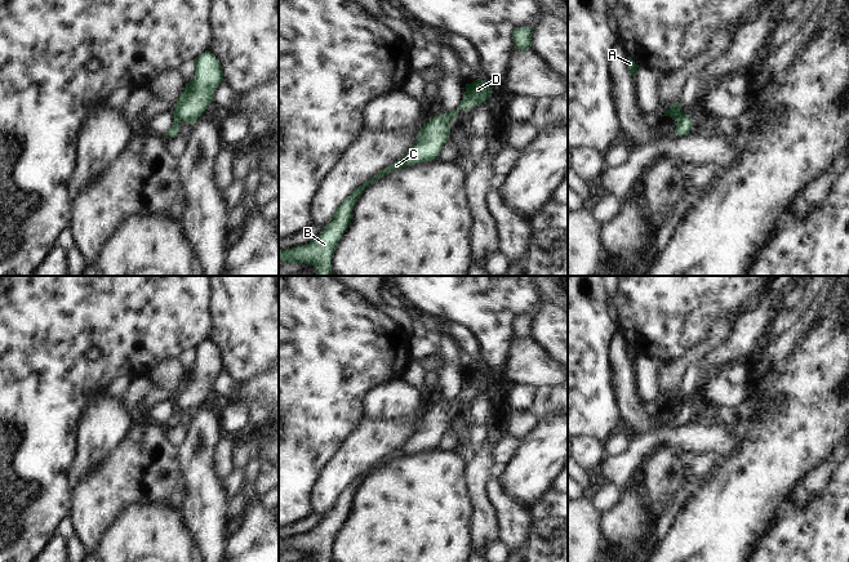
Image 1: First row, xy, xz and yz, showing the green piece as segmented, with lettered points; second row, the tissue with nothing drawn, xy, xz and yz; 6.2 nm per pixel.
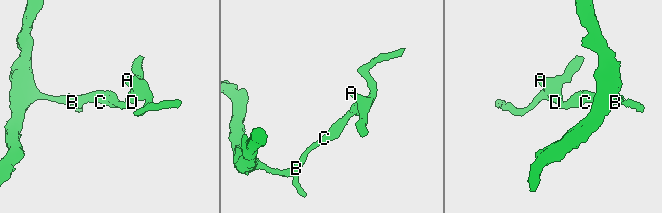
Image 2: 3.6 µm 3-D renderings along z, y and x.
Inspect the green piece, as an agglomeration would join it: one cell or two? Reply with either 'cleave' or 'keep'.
keep

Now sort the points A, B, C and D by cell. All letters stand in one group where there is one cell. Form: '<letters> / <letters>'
A B C D

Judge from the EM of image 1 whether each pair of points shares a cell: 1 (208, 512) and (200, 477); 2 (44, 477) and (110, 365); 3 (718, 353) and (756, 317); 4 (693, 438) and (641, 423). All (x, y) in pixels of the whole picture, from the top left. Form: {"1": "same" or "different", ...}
{"1": "same", "2": "same", "3": "same", "4": "different"}

